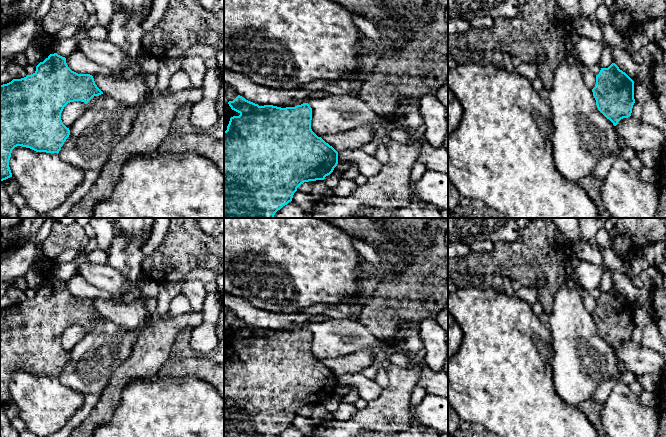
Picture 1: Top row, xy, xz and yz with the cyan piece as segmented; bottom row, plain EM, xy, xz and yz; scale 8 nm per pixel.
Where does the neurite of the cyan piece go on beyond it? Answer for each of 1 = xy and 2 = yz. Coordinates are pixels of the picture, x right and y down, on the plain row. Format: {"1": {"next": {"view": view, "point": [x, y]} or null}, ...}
{"1": {"next": {"view": "xy", "point": [47, 273]}}, "2": {"next": null}}

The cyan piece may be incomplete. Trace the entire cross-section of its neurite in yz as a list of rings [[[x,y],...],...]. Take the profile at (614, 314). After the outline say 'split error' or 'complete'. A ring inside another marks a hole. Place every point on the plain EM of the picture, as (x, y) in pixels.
[[[615,287],[608,292],[601,292],[596,299],[596,308],[592,316],[598,334],[614,350],[621,343],[631,340],[635,327],[634,305]]]; complete

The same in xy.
[[[52,268],[41,270],[40,274],[43,283],[33,298],[0,309],[0,405],[12,401],[9,384],[17,370],[58,378],[70,359],[61,344],[64,331],[74,325],[87,328],[94,320],[103,318],[92,299],[72,295],[66,282],[58,279]]]; split error

